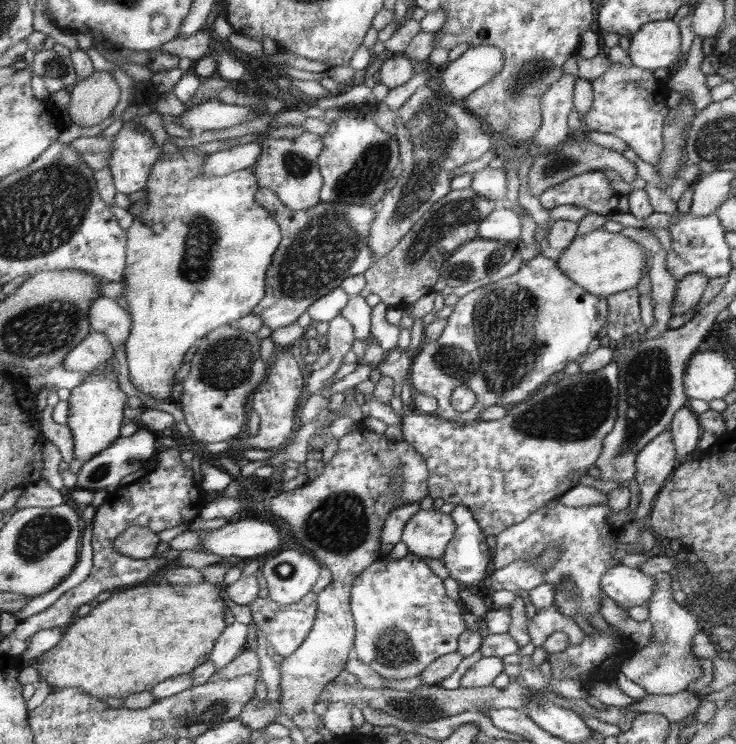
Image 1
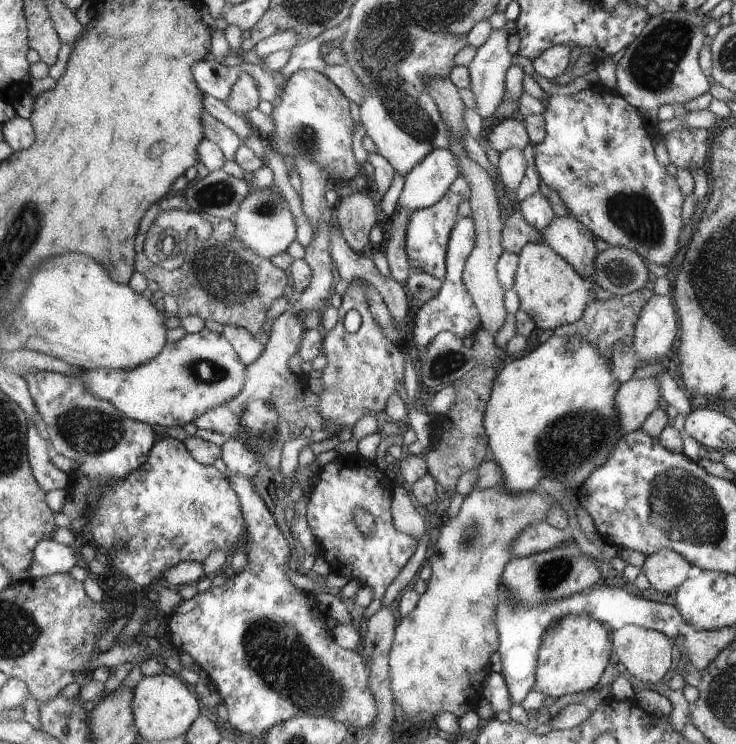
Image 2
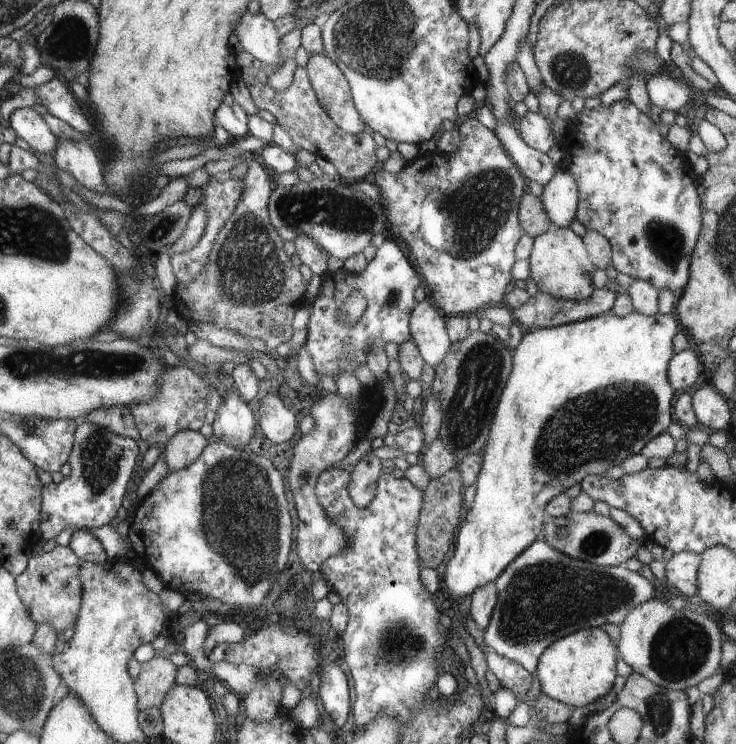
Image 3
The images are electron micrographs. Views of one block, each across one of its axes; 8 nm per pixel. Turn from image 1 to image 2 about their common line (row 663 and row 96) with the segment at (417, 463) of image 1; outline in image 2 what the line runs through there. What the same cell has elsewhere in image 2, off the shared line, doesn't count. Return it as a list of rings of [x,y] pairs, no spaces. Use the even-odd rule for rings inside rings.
[[[297,70],[289,74],[280,103],[273,108],[270,118],[275,130],[273,134],[263,137],[289,163],[298,157],[316,162],[330,176],[334,176],[334,188],[362,174],[362,166],[352,154],[354,118],[350,114],[350,102],[347,95],[326,75],[313,70]]]

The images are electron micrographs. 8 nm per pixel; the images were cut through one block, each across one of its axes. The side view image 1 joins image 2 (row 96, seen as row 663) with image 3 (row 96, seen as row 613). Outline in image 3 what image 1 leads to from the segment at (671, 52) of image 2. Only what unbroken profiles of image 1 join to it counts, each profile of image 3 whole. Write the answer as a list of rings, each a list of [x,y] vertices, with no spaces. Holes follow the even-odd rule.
[[[666,74],[654,76],[647,81],[646,88],[650,95],[650,103],[662,111],[678,111],[690,103],[692,90],[686,86],[686,82],[678,82],[674,78],[668,78]]]

